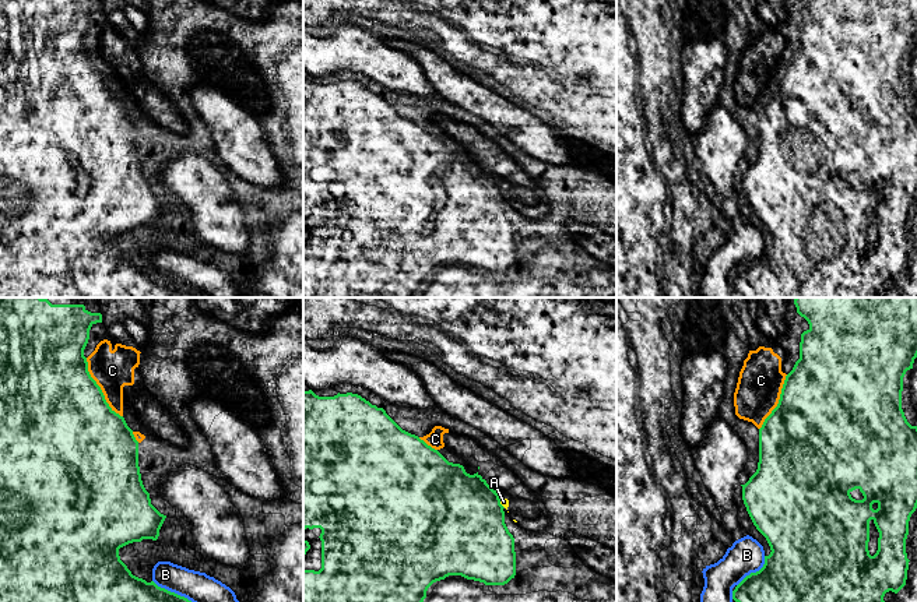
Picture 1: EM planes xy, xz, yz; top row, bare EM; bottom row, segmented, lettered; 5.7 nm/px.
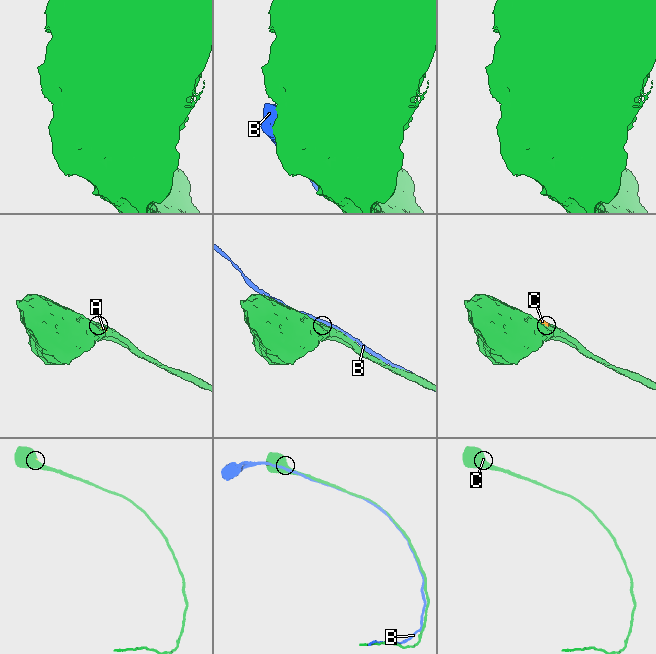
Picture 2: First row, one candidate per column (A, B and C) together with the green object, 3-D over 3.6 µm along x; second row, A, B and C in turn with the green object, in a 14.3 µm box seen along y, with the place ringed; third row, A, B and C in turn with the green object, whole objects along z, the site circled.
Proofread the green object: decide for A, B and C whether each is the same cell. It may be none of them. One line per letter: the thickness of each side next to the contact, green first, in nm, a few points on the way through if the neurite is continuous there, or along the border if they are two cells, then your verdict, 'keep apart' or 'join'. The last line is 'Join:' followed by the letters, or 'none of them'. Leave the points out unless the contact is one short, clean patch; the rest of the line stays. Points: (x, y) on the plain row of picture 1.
A: calibres 500 and 50 nm; border xz (498, 183), (505, 194); keep apart
B: calibres 480 and 200 nm; keep apart
C: calibres 500 and 220 nm; keep apart
Join: none of them

